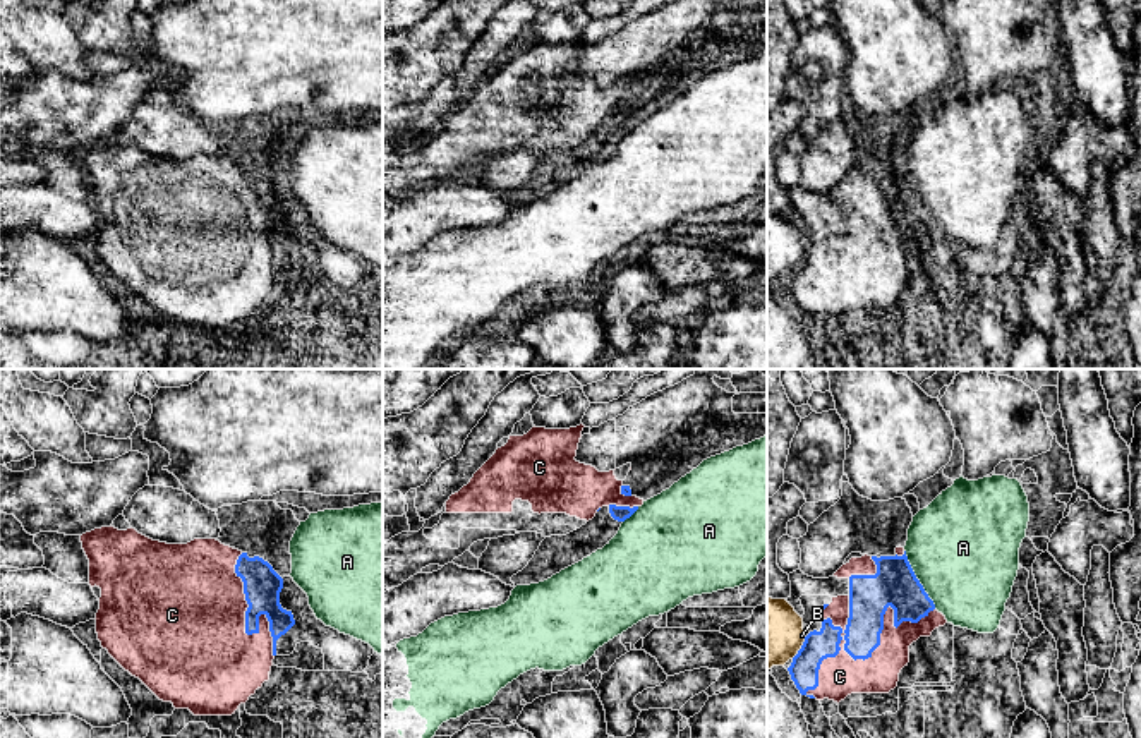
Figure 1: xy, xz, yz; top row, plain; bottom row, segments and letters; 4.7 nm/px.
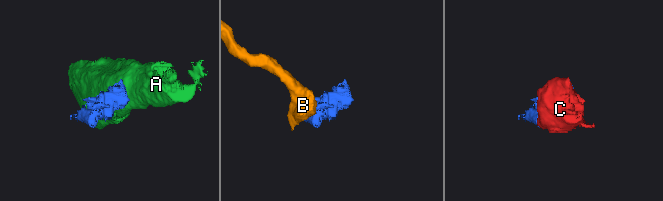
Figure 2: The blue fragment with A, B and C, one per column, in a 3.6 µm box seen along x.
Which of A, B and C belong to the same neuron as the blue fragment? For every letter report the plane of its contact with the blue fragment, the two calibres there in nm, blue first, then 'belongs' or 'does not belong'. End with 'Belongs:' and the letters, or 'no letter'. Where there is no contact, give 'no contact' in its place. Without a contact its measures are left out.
A: contact in yz; calibres 200 and 500 nm; does not belong
B: contact in yz; calibres 140 and 320 nm; does not belong
C: contact in yz; calibres 200 and 190 nm; belongs
Belongs: C

